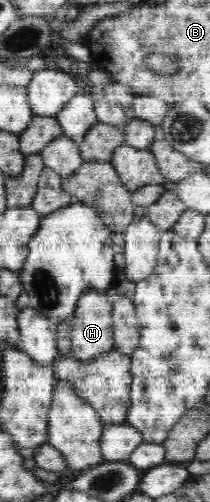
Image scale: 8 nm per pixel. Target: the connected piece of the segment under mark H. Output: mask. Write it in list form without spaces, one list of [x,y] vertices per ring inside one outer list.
[[[98,289],[86,290],[79,298],[78,306],[72,316],[71,355],[84,365],[94,363],[104,354],[115,348],[113,339],[112,291],[100,292]]]

